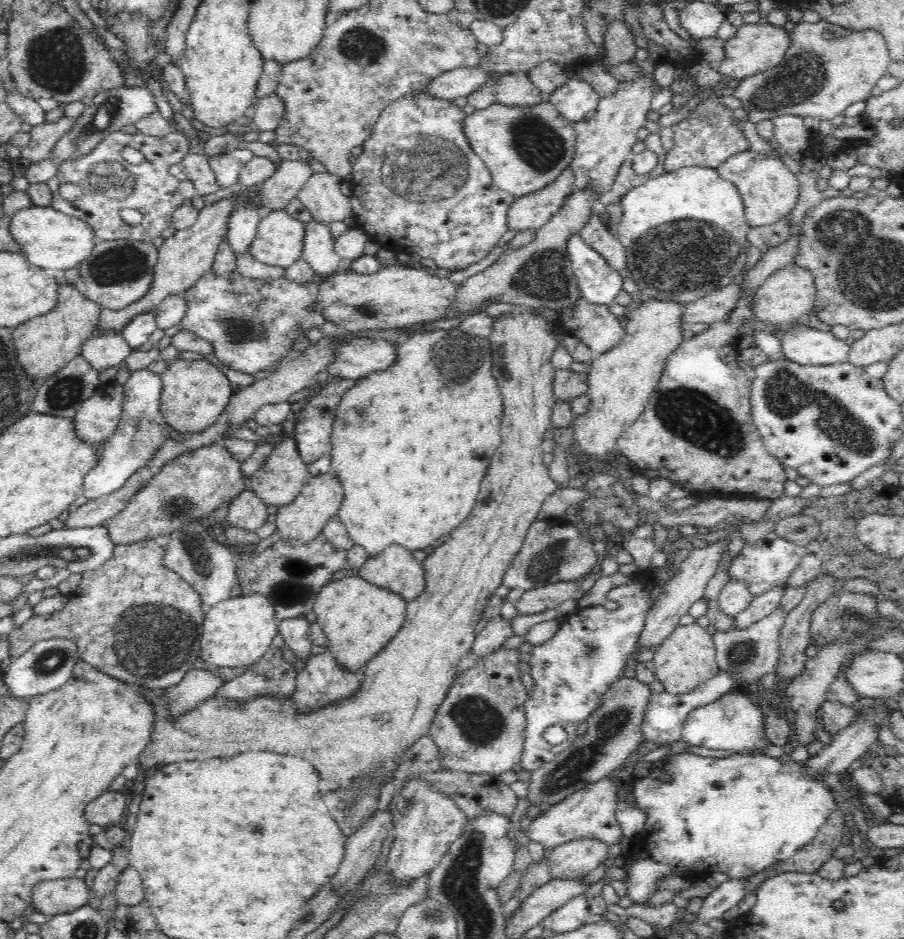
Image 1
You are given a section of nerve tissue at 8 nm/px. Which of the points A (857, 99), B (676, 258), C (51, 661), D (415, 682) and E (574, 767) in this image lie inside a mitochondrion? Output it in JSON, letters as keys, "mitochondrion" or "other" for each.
{"A":"other","B":"mitochondrion","C":"mitochondrion","D":"other","E":"mitochondrion"}

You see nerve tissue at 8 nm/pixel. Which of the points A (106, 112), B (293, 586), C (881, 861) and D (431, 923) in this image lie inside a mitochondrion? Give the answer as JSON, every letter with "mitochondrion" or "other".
{"A":"mitochondrion","B":"mitochondrion","C":"other","D":"mitochondrion"}

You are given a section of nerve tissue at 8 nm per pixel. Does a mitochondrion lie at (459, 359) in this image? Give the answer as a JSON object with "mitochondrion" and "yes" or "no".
{"mitochondrion":"yes"}

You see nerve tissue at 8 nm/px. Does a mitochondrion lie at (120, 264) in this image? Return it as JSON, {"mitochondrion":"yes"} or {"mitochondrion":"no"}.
{"mitochondrion":"yes"}

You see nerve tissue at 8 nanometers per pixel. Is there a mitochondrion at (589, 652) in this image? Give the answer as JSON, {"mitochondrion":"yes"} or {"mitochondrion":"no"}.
{"mitochondrion":"yes"}

